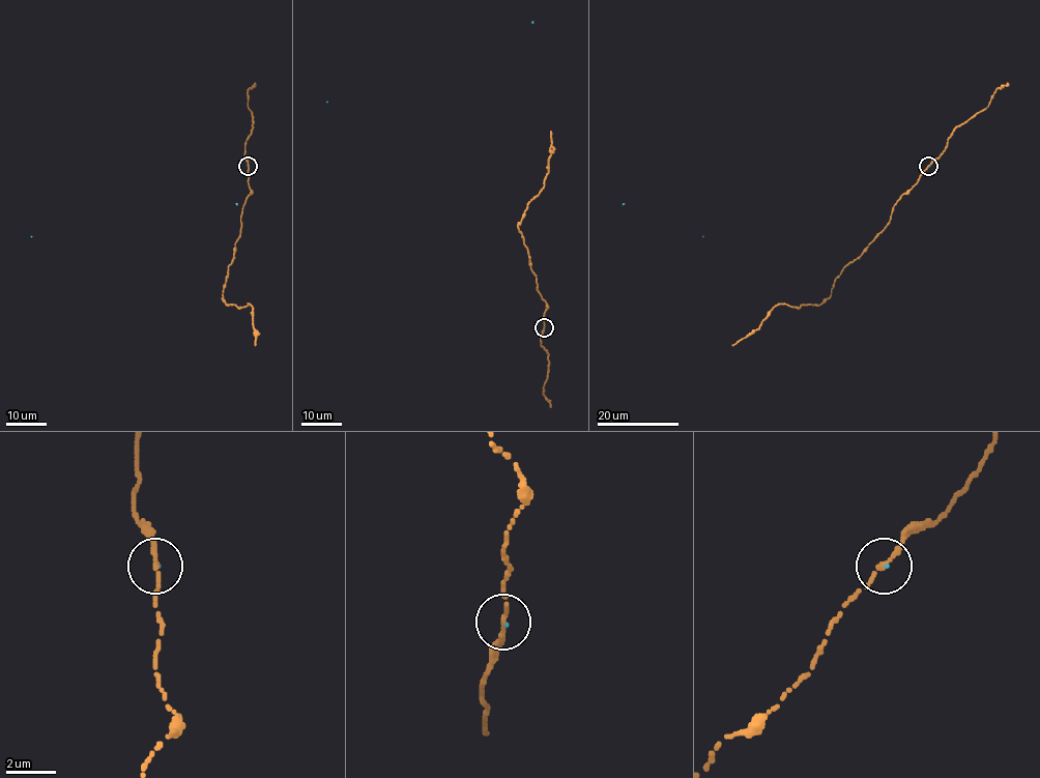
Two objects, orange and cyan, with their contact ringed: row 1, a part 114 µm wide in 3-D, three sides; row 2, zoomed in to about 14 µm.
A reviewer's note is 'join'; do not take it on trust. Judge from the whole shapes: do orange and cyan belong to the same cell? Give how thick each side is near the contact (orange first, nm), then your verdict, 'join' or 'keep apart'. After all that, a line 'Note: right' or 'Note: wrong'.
190 nm thick on the orange side, 50 nm on the other; join
Note: right

